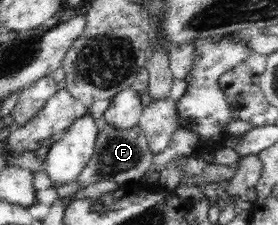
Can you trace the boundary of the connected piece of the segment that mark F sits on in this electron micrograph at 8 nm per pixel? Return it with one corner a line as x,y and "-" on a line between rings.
105,122
104,127
99,130
94,154
85,168
76,176
76,181
81,184
81,188
101,182
101,180
113,180
119,185
139,182
151,167
154,156
139,126
133,126
129,130
119,130

